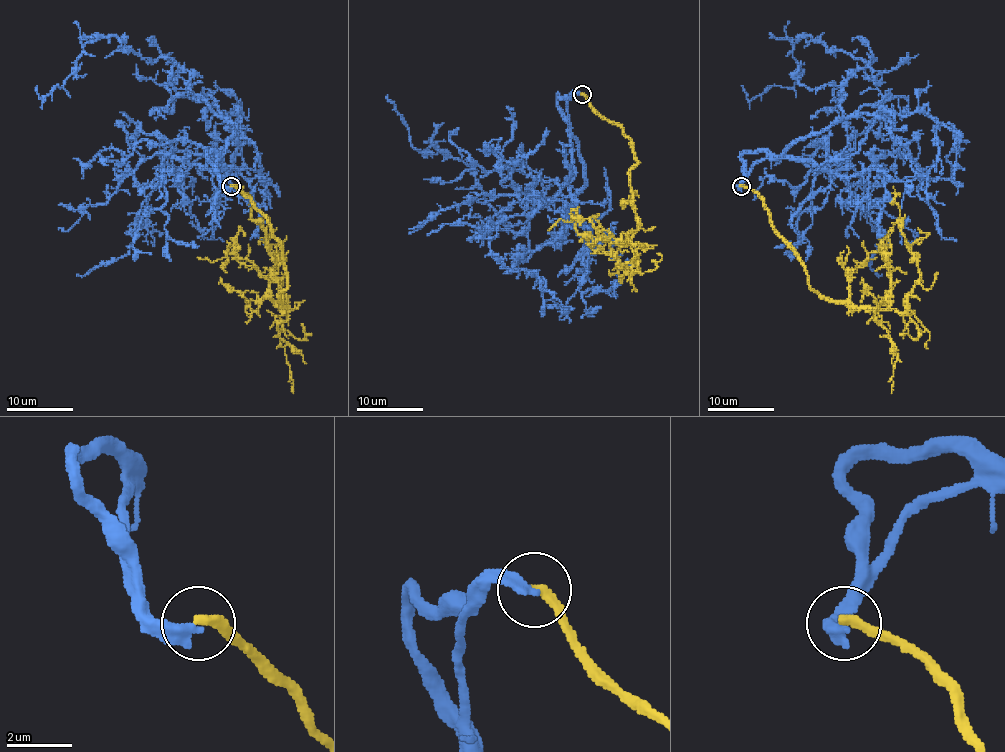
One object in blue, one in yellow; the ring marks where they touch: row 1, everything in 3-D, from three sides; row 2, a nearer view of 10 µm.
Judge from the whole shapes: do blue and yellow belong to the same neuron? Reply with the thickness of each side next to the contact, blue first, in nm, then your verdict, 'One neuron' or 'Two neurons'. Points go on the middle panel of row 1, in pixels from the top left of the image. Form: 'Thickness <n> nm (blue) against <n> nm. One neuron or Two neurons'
Thickness 380 nm (blue) against 300 nm. Two neurons

